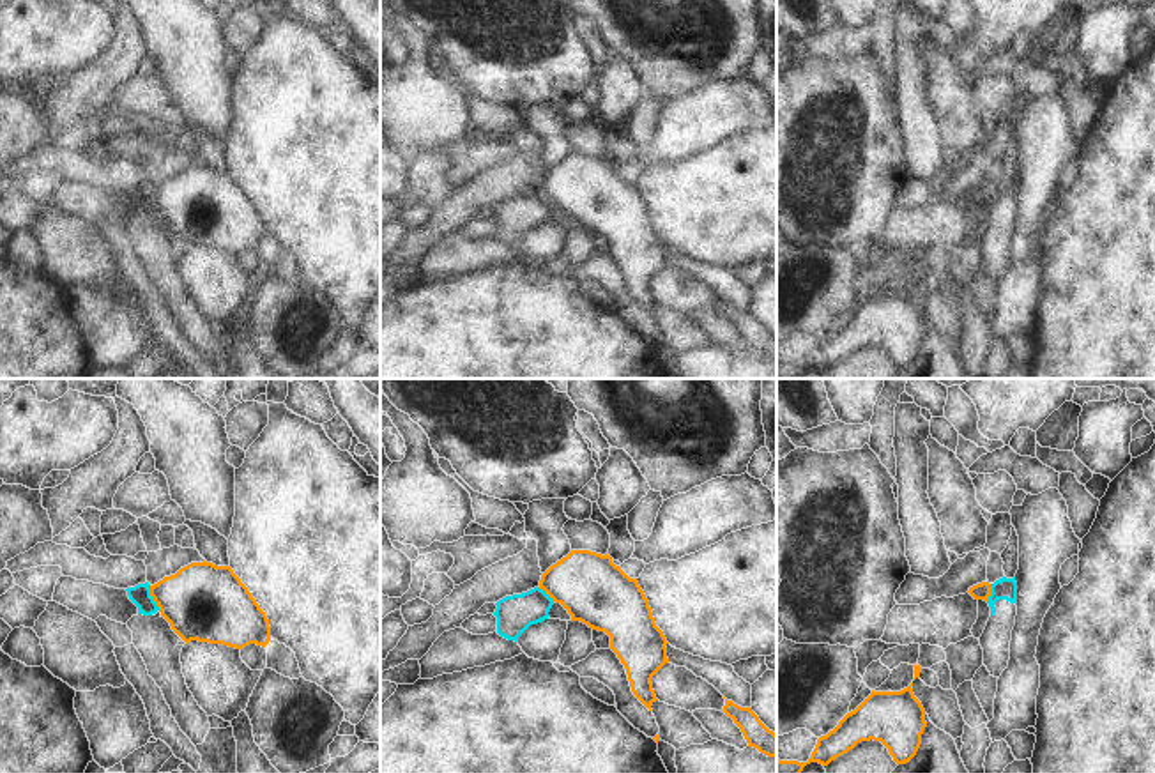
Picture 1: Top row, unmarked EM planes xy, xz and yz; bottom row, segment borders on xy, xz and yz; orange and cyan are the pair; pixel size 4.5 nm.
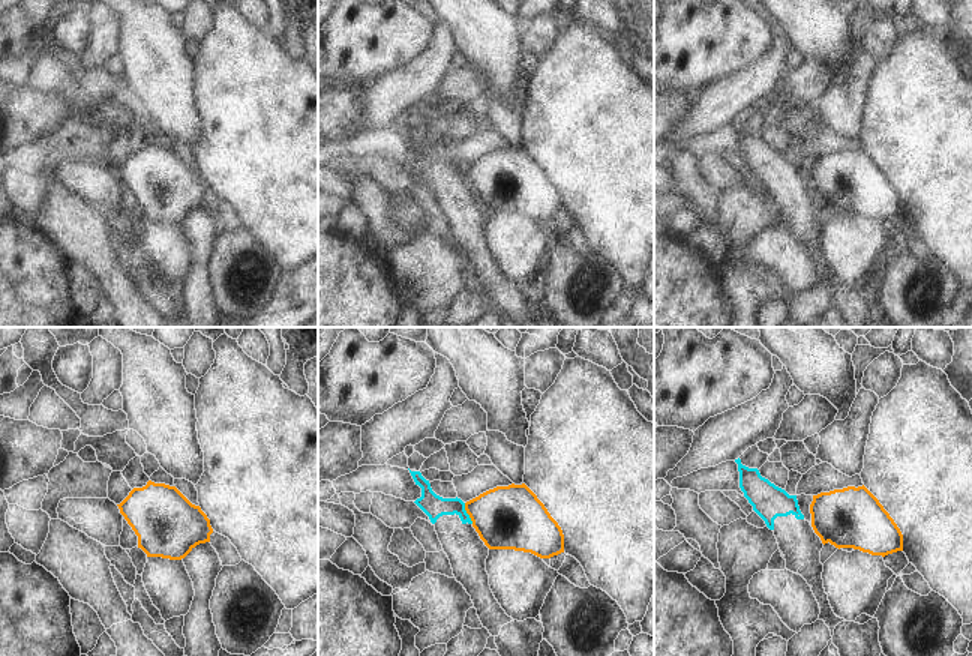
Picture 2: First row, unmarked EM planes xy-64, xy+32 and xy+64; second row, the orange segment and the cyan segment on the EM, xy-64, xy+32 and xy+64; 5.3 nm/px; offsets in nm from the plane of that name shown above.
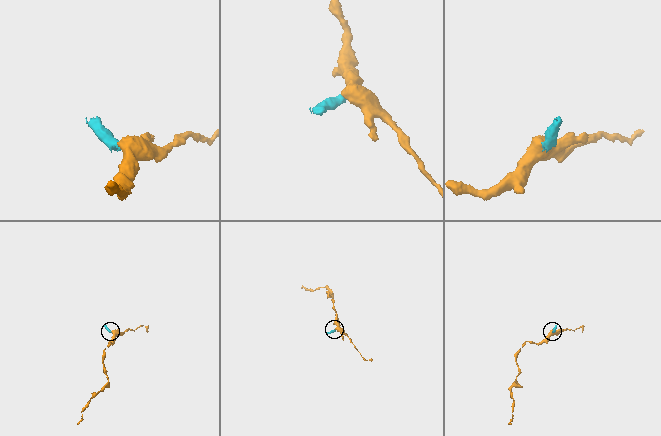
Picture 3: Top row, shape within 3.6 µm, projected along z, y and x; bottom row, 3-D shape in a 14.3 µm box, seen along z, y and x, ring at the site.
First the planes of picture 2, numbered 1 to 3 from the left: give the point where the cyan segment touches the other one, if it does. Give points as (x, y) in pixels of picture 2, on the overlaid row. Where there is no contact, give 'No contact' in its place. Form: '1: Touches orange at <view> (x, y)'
1: No contact
2: Touches orange at xy+32 (467, 512)
3: No contact.

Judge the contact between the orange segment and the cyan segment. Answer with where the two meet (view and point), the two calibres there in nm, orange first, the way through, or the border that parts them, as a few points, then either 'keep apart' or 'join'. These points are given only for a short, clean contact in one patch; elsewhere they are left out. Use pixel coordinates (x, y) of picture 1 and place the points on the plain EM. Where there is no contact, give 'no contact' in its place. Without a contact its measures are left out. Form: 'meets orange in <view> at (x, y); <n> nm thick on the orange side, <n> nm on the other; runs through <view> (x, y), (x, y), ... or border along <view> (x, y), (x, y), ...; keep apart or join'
meets orange in xy at (152, 200); 360 nm thick on the orange side, 100 nm on the other; border along xy (149, 190), (149, 198), (160, 213); keep apart

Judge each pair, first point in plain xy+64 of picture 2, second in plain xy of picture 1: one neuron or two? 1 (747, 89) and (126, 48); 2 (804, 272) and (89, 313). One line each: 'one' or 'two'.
1: one
2: one

